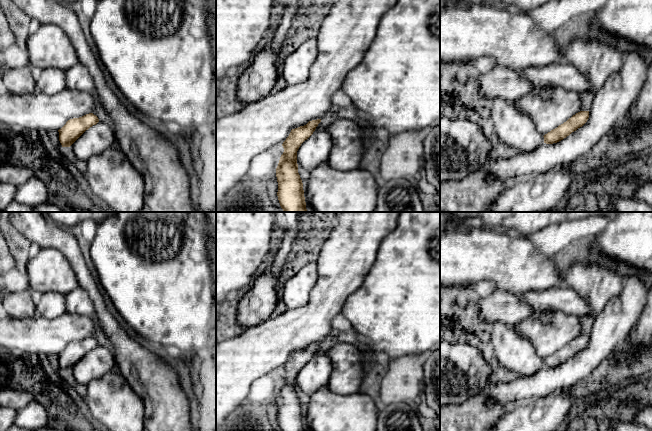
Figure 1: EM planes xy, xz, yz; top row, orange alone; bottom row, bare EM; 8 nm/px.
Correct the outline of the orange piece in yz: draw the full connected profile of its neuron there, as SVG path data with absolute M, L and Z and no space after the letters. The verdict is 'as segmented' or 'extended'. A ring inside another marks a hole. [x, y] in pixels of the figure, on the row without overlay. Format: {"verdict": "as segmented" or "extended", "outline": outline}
{"verdict": "extended", "outline": "M539 311L514 325L517 334L528 339L537 355L544 361L544 367L557 367L578 352L582 351L589 342L589 335L581 335L580 318L561 311Z"}

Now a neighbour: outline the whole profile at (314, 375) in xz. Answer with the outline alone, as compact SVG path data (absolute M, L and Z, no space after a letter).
M326 352L315 354L297 375L297 388L310 396L304 421L311 431L376 431L380 409L373 393L338 395L327 387L332 373L332 363Z

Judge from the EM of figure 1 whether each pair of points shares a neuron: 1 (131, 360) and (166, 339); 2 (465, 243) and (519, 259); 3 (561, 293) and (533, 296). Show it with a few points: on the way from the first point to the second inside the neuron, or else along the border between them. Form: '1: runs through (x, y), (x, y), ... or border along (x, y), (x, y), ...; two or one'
1: border along (155, 346), (165, 351); two
2: runs through (478, 254), (494, 254), (506, 259); one
3: runs through (554, 297), (540, 297); one

